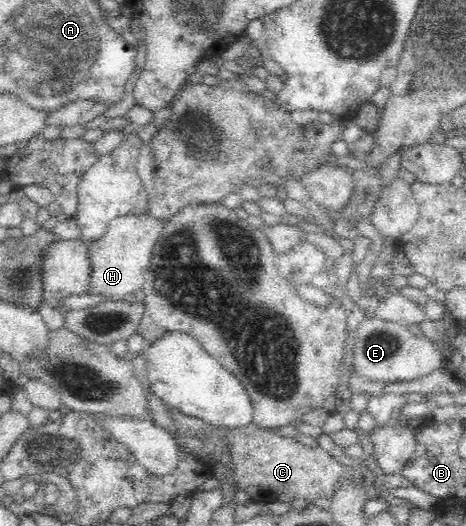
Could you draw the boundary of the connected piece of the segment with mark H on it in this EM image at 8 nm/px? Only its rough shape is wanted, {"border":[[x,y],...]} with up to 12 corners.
{"border":[[119,216],[89,242],[90,294],[141,290],[165,222]]}

